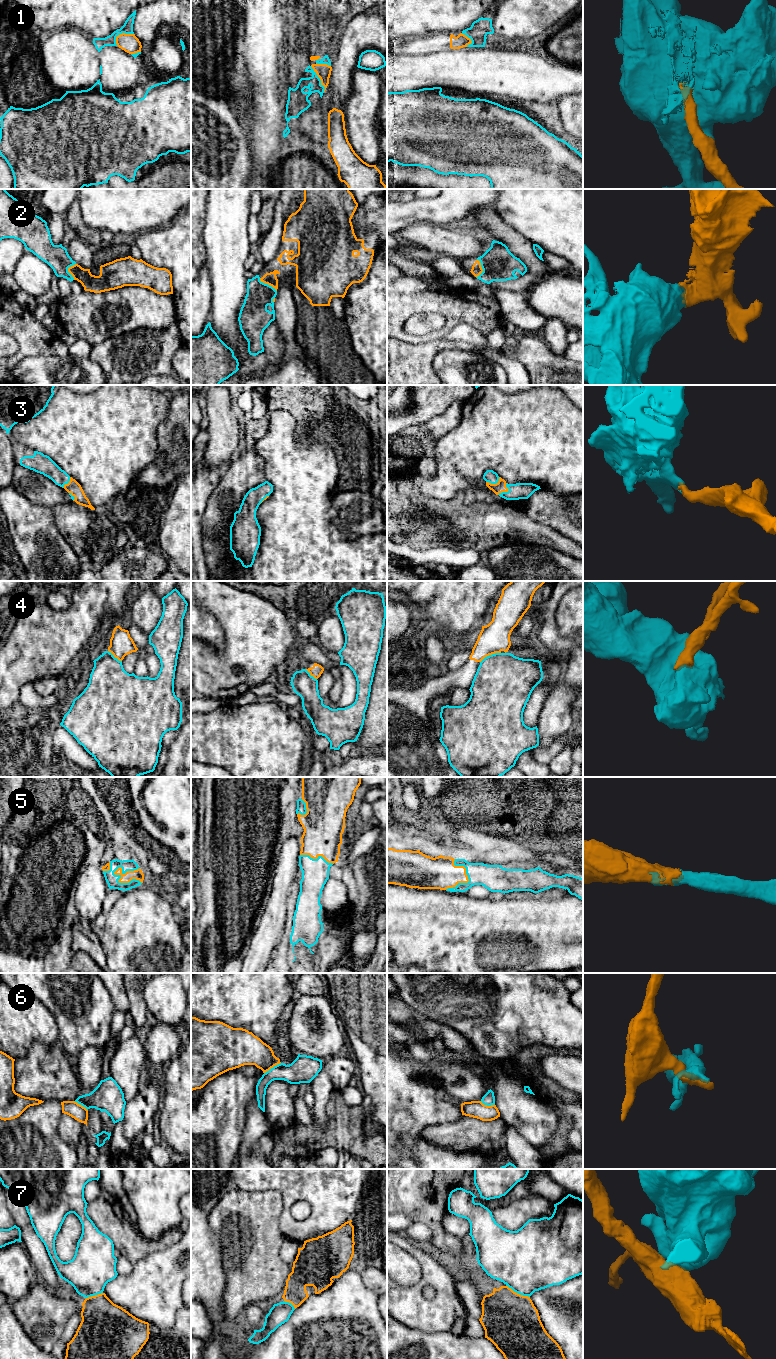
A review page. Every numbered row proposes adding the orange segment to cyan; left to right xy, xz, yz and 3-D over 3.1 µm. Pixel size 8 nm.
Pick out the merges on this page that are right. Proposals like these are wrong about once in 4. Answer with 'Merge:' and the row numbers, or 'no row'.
Merge: 2, 3, 5

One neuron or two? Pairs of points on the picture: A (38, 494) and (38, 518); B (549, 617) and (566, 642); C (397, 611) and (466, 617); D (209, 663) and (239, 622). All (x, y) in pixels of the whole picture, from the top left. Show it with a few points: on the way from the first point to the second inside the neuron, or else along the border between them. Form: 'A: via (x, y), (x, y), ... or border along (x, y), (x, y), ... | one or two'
A: border along (18, 491), (30, 501), (47, 505), (51, 508) | two
B: via (549, 624), (549, 629), (559, 639) | one
C: border along (400, 596), (403, 596), (416, 609), (417, 618) | two
D: via (221, 660), (239, 642), (239, 634) | one

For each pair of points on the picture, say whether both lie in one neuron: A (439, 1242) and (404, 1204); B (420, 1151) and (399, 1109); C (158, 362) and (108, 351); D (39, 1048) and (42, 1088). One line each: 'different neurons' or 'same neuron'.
A: same neuron
B: same neuron
C: same neuron
D: same neuron

